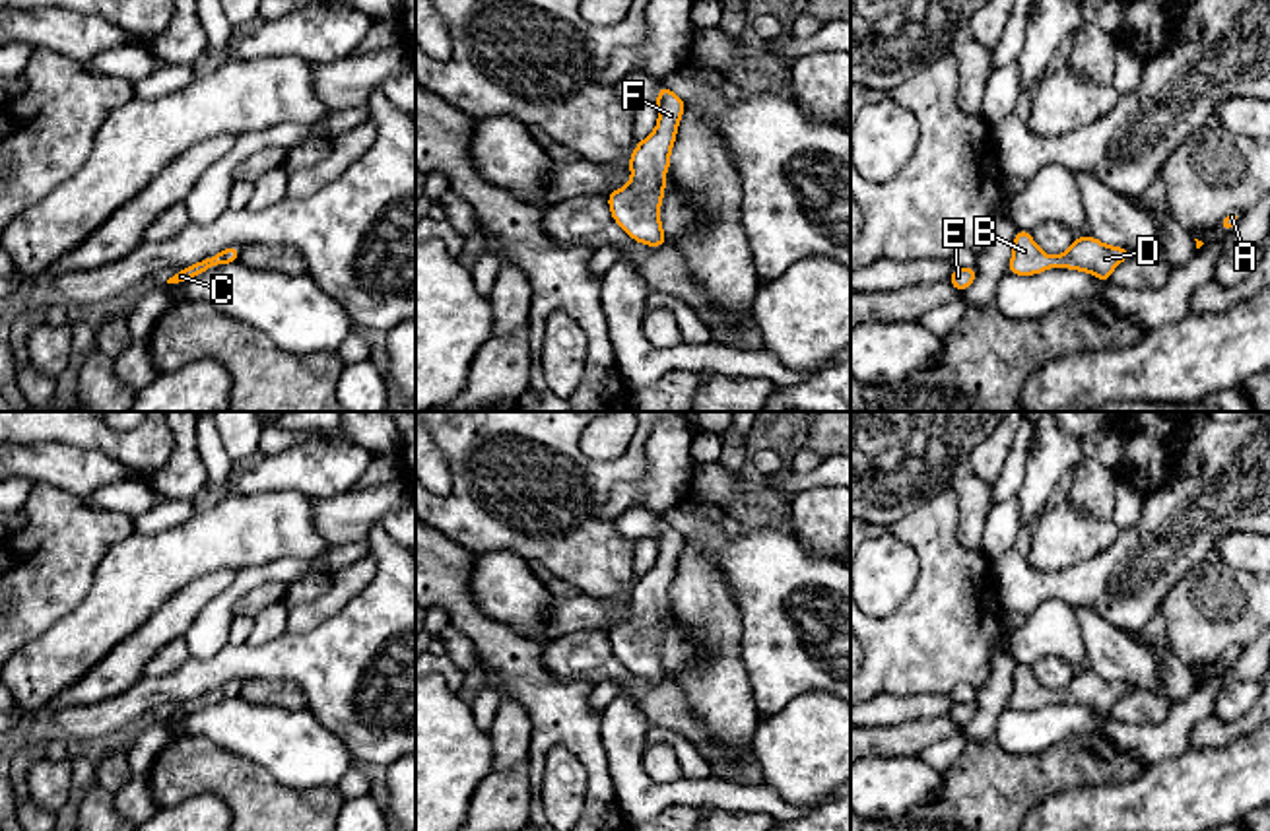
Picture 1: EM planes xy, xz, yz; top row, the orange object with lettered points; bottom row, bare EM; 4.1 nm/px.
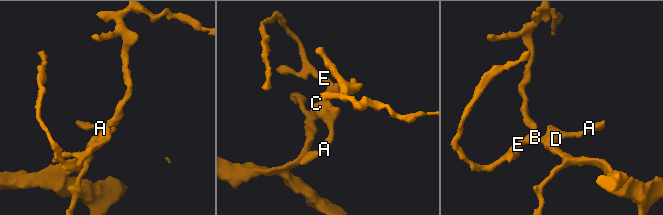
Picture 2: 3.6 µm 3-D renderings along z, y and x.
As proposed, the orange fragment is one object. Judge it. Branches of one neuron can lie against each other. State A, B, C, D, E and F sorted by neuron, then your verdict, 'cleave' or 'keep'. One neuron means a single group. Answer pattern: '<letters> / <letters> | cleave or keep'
A B C D E F | keep

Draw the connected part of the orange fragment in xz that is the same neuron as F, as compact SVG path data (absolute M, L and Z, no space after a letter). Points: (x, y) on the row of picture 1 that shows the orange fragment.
M660 83L654 105L660 113L658 124L651 136L637 142L627 161L633 181L606 198L612 217L631 239L649 247L662 247L668 243L658 217L666 190L662 175L670 171L668 155L685 101Z

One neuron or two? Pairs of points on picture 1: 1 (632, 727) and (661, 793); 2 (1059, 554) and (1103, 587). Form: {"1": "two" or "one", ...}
{"1": "one", "2": "two"}

